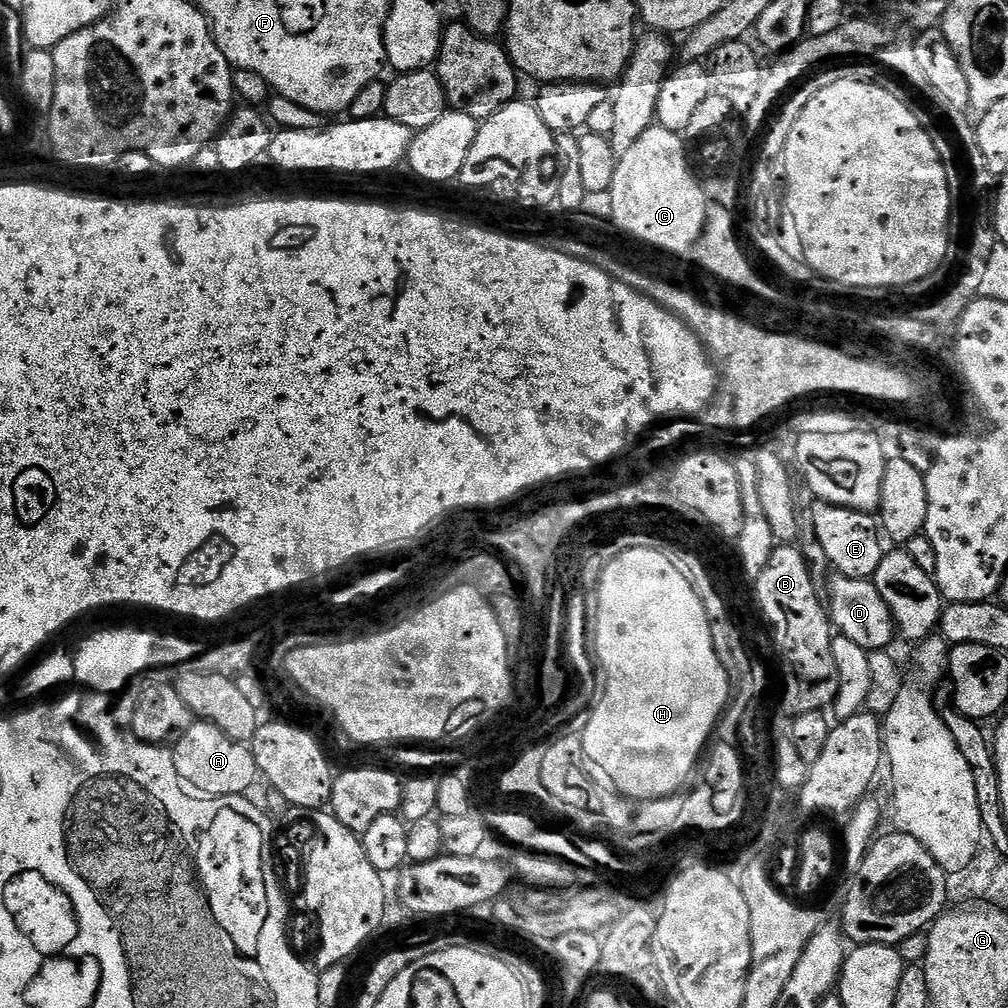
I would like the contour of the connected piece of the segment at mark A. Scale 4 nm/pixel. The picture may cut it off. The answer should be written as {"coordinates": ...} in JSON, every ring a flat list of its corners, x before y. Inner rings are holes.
{"coordinates":[[193,722,175,741,171,754,180,783,204,798,217,800,223,796,245,795,247,787,258,778,251,747,230,738,218,726,207,722]]}

